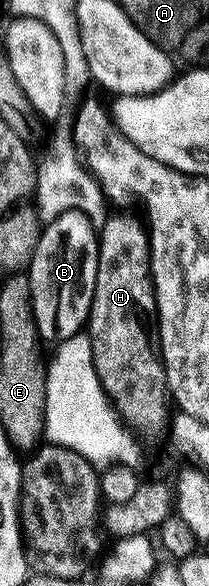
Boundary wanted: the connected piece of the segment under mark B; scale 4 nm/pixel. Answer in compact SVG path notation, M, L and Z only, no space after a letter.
M77 210L60 212L43 227L28 269L34 325L43 341L53 342L72 338L87 327L96 290L100 241L99 233L90 225L85 213Z

